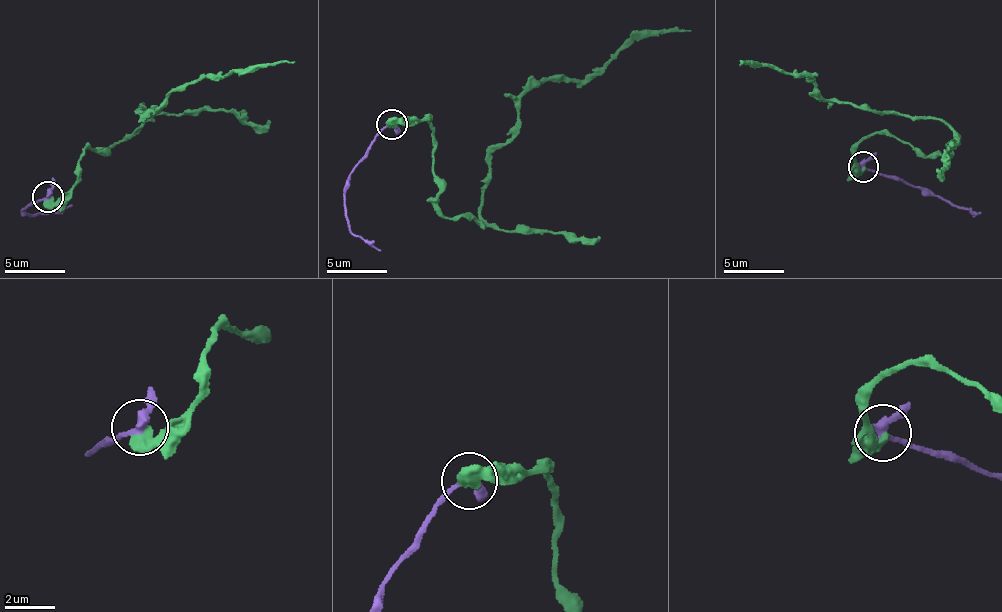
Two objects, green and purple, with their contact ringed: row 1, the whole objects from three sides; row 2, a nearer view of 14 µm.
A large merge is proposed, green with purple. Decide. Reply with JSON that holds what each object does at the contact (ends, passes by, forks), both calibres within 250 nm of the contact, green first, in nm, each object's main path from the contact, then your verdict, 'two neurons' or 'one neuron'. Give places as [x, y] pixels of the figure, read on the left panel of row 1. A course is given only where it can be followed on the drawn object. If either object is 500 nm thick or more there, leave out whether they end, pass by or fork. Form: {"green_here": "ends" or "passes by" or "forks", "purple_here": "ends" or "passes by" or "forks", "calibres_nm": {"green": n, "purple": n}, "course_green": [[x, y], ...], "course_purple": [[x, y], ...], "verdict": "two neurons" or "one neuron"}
{"green_here": "passes by", "purple_here": "passes by", "calibres_nm": {"green": 340, "purple": 280}, "course_green": [[47, 197], [73, 185], [88, 145], [105, 154], [137, 128], [144, 104], [138, 113], [205, 77], [295, 61]], "course_purple": [[47, 197], [22, 212], [62, 211], [73, 204]], "verdict": "two neurons"}

